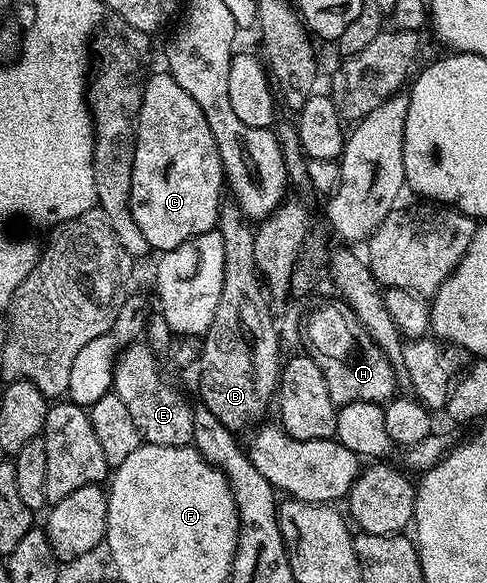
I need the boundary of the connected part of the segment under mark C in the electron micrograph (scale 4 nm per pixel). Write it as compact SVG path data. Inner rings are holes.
M169 73L154 75L145 80L142 89L142 104L134 137L134 168L130 182L130 208L144 241L155 252L176 249L184 241L200 233L208 233L218 226L218 208L224 202L224 172L216 139L208 121L196 103L176 83Z

